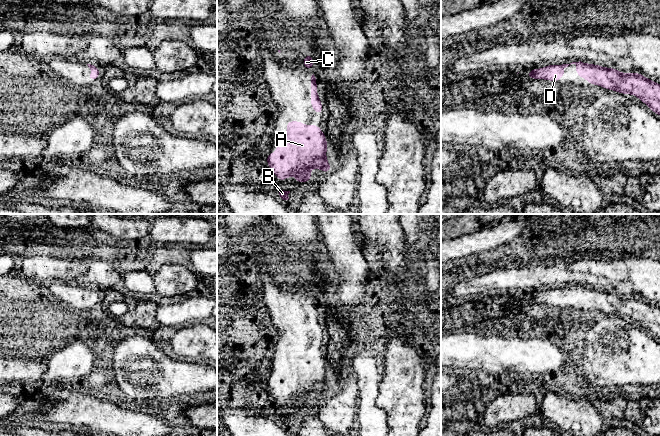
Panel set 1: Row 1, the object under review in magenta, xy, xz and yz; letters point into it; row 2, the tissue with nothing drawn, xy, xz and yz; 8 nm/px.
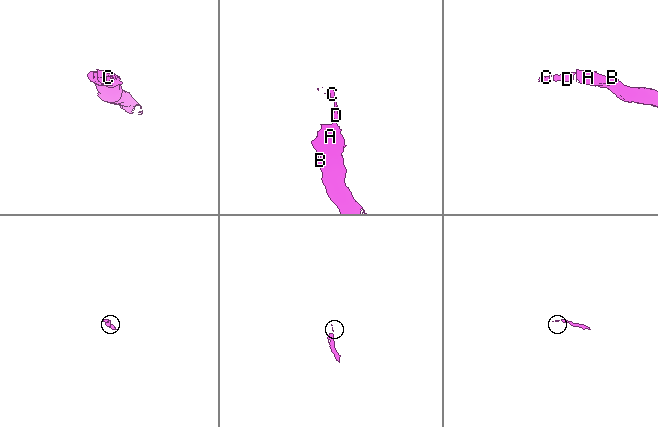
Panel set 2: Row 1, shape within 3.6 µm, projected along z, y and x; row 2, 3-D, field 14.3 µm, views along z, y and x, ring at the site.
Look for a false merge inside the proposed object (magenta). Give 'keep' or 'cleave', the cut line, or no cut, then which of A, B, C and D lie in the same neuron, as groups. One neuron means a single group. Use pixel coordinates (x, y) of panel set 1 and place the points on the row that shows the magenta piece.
keep | no cut | A B C D

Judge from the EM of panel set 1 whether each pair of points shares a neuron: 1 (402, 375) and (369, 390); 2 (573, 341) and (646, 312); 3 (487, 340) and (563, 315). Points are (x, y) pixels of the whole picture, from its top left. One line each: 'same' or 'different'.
1: different
2: different
3: same

